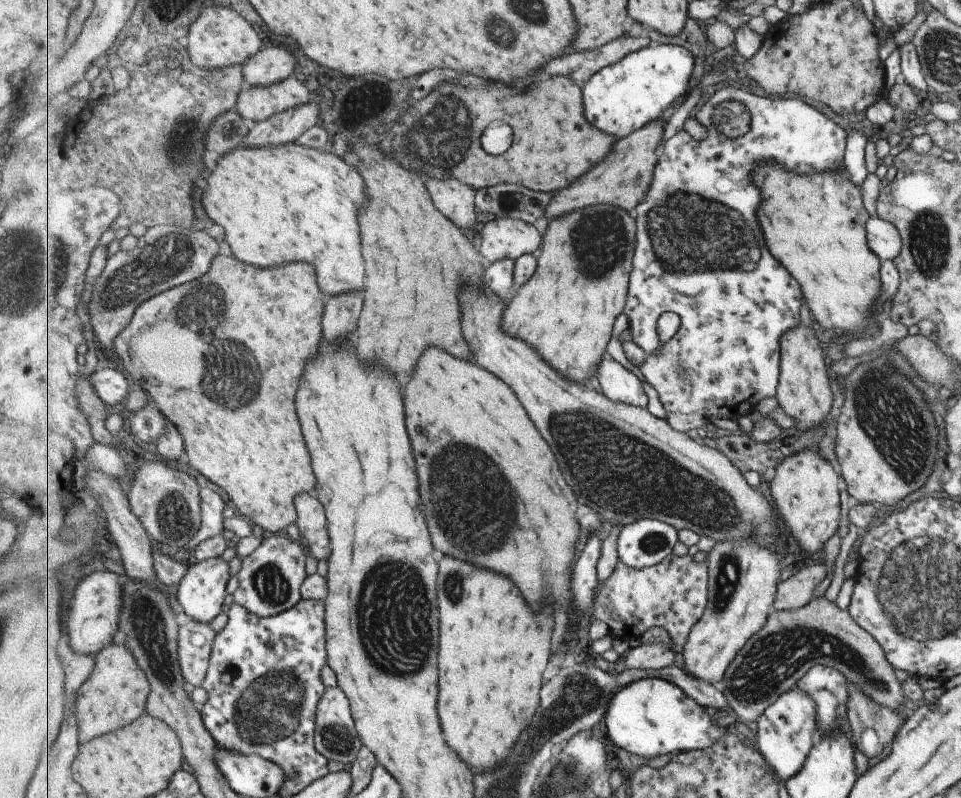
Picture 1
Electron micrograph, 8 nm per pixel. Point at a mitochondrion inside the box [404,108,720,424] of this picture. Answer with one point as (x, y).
(603, 232)

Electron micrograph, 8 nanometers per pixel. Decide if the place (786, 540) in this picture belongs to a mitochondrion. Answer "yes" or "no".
no

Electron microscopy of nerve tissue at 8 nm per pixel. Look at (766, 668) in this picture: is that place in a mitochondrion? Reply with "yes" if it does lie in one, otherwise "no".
yes

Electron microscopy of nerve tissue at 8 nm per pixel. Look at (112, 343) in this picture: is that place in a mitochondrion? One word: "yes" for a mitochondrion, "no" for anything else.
no

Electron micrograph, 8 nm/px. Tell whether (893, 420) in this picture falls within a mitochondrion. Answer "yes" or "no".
yes

